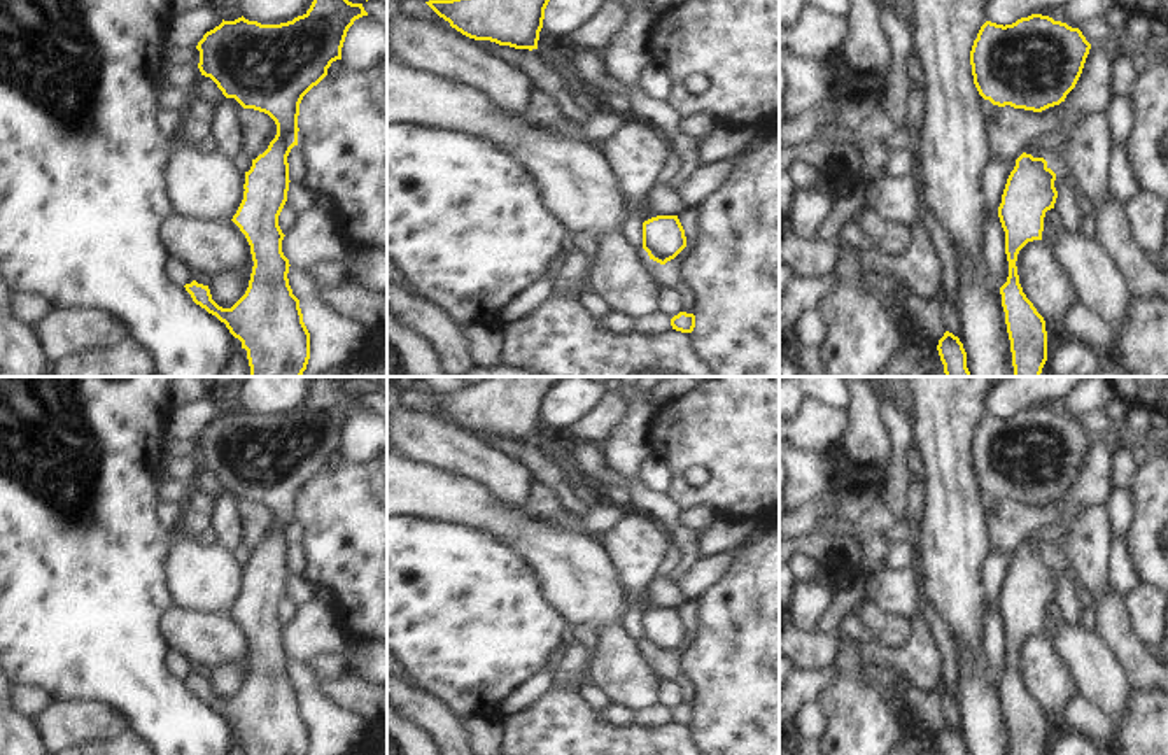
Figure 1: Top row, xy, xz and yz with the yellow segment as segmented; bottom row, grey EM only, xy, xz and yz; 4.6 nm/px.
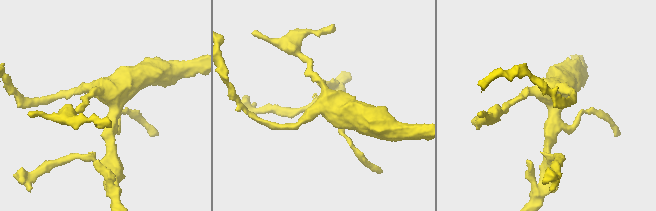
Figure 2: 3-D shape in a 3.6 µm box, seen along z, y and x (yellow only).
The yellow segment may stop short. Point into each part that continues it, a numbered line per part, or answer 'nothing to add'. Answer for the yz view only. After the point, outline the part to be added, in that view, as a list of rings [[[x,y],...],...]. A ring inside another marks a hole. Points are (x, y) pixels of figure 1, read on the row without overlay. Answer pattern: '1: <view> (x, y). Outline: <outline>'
nothing to add

